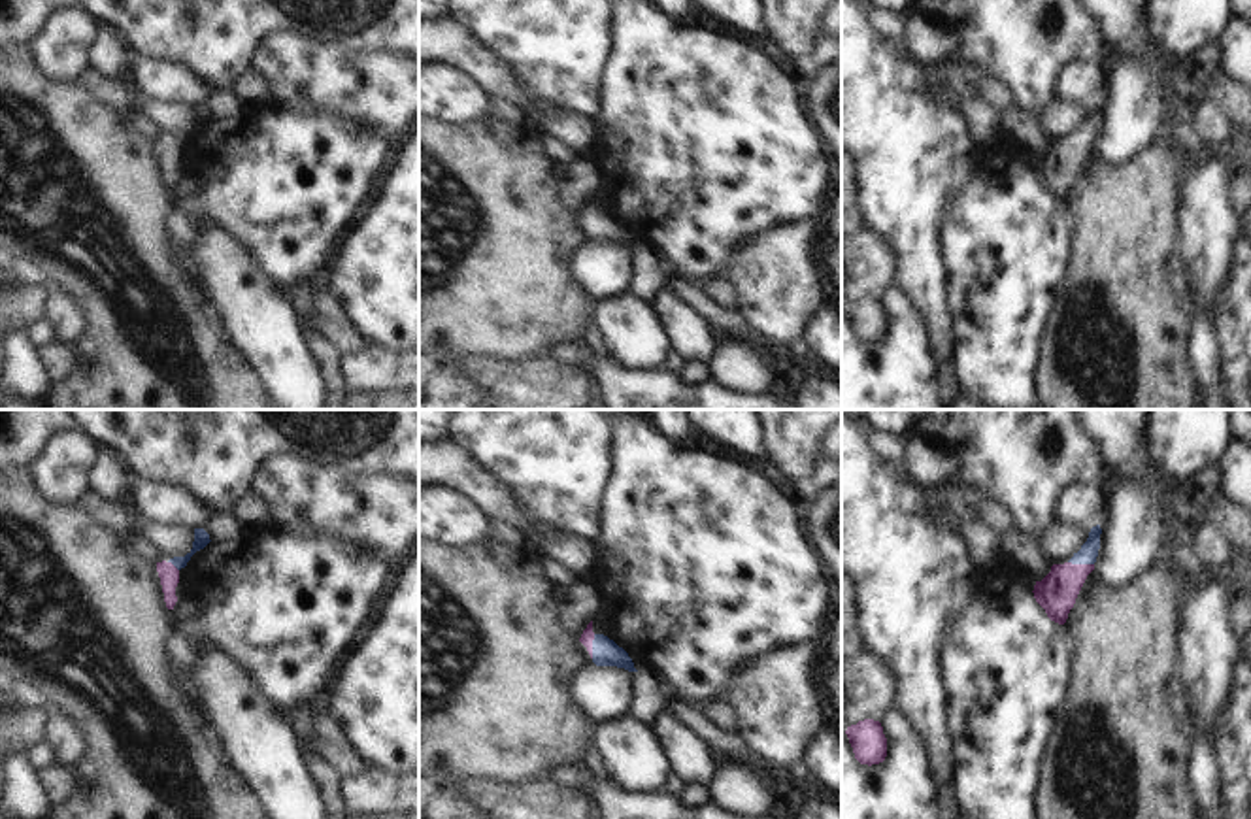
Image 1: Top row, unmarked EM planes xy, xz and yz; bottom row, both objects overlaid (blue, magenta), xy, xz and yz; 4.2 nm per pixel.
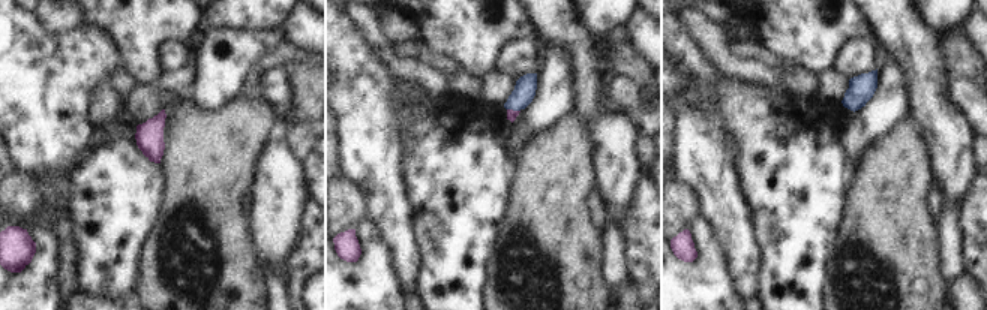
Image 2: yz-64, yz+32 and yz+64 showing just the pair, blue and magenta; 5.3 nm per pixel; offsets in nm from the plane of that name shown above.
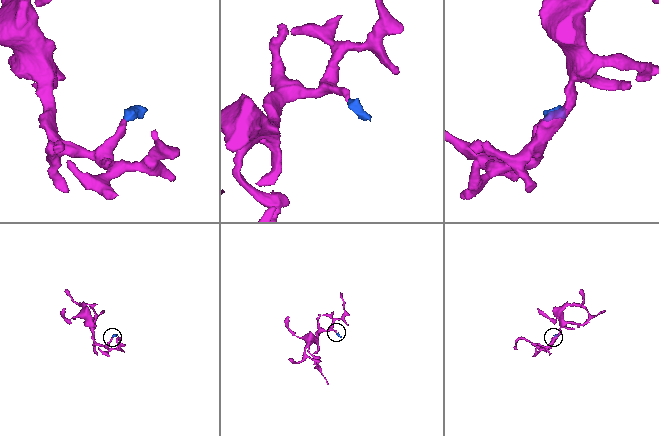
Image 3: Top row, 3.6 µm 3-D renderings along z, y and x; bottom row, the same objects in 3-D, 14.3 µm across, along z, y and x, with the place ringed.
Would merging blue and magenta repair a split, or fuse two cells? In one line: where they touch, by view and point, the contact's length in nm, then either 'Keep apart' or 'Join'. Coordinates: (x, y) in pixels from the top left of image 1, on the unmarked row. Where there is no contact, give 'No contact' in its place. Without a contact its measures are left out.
Touches blue at yz (1082, 140). Shared border 110 nm. Join.

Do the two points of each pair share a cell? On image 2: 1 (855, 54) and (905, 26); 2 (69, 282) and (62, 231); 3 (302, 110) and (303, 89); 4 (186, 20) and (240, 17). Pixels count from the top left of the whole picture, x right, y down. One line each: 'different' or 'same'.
1: different
2: same
3: same
4: different

